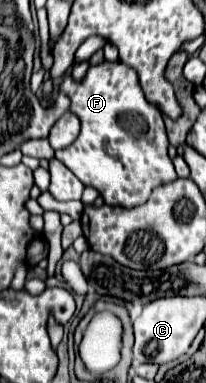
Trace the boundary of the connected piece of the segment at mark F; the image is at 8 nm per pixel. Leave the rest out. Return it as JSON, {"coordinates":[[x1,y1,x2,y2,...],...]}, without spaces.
{"coordinates":[[101,63,93,65,87,71,87,77,81,83,75,83,71,75,67,75,59,87,59,91,67,93,71,97,71,113,75,113,81,119,81,133,77,141,73,141,69,147,55,151,55,157,63,161,87,187,95,187,103,197,107,205,121,205,121,207,137,207,149,199,153,189,171,183,177,179,177,173,173,169,171,157,167,153,167,131,163,117,159,109,155,109,147,99,143,97,143,91,137,81,135,69,127,67,125,63]]}

